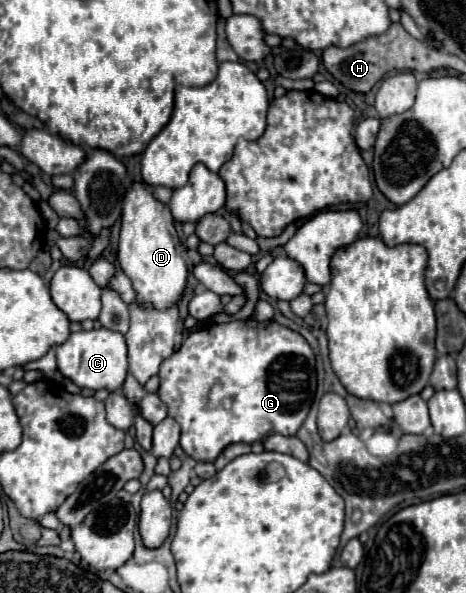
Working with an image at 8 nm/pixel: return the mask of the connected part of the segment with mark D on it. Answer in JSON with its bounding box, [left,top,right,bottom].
[117,181,187,309]

